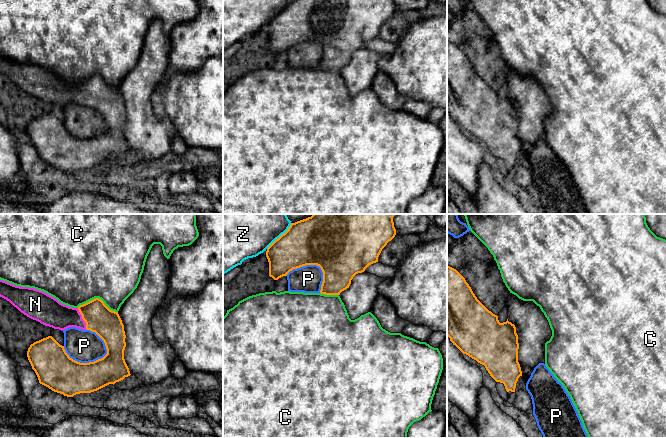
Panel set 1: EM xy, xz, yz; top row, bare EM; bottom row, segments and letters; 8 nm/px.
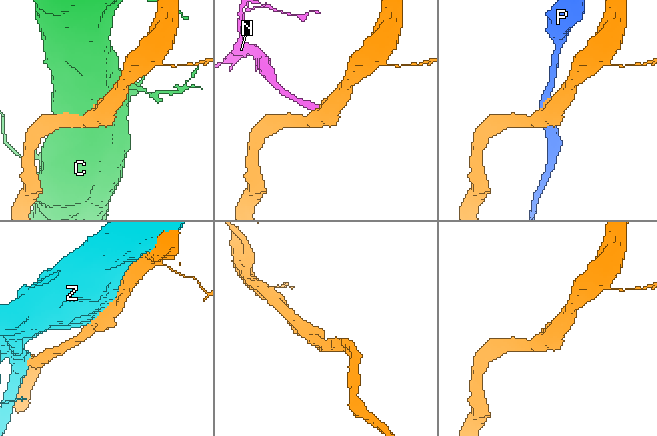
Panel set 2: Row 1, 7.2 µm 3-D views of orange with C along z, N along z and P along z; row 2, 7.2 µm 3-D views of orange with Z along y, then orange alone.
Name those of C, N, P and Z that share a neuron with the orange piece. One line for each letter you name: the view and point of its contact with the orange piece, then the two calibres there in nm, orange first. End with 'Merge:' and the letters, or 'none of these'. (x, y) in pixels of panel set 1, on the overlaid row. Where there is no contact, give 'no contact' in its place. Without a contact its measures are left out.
N: meets orange in xy at (82, 318); 240 nm thick on the orange side, 220 nm on the other
Merge: N

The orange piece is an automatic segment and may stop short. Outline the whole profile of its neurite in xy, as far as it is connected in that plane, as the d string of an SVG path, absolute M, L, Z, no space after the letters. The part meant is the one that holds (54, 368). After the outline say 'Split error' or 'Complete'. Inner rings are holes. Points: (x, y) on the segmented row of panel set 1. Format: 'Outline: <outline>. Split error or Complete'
Outline: M0 280L0 297L45 326L61 331L69 327L90 330L105 343L107 354L103 358L80 363L70 358L64 346L52 336L34 342L28 348L27 357L40 384L73 397L114 385L131 375L124 359L124 325L118 312L110 310L101 299L73 308L43 291L3 280Z. Split error

